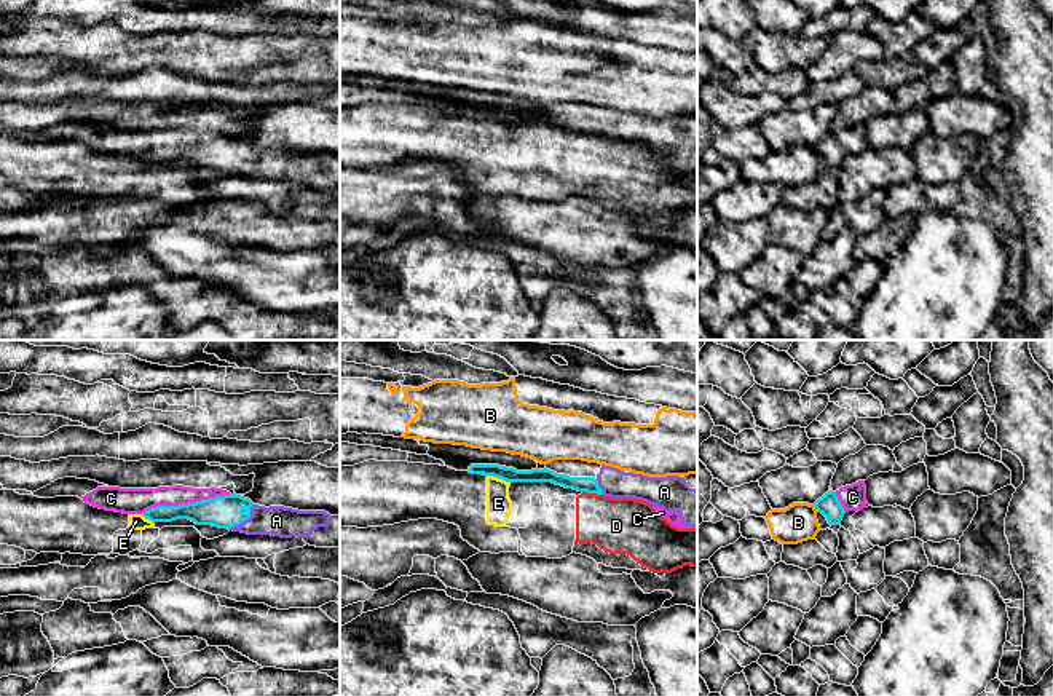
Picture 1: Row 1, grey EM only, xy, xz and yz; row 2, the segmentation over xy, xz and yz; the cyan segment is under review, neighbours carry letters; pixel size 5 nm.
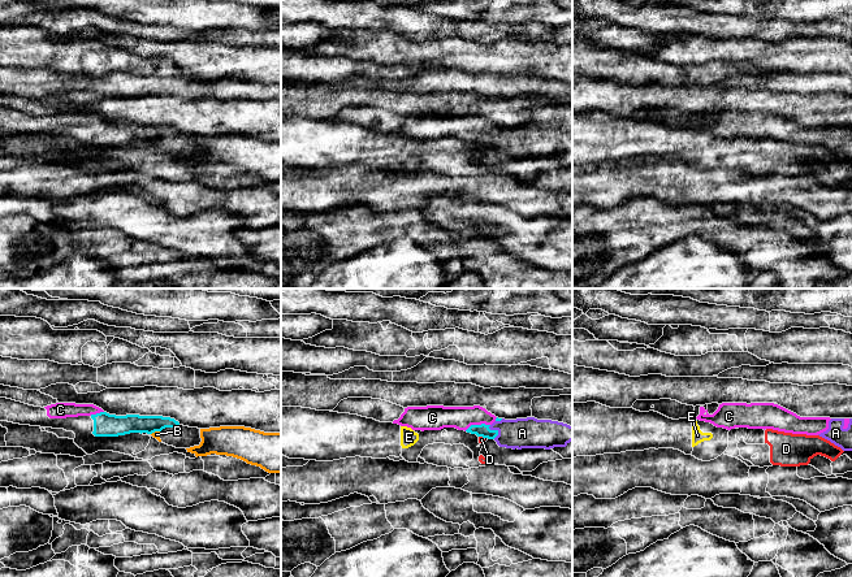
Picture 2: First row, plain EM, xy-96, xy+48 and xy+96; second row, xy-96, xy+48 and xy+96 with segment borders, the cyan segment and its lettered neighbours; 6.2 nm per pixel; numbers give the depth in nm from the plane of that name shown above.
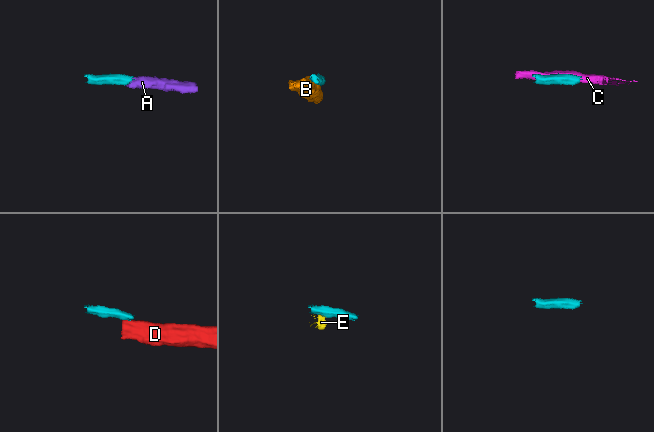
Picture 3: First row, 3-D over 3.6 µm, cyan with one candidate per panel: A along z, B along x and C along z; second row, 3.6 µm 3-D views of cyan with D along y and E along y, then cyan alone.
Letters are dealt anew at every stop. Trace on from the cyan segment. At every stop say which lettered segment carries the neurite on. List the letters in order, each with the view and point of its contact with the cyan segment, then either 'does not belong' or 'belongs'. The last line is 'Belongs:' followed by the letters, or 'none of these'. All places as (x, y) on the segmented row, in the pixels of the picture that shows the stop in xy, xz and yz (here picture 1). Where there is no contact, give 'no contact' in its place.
A: meets cyan in xy at (244, 519); belongs
B: meets cyan in yz at (816, 508); does not belong
C: meets cyan in xy at (185, 505); belongs
D: meets cyan in xz at (592, 492); does not belong
E: meets cyan in xz at (500, 478); does not belong
Belongs: A, C

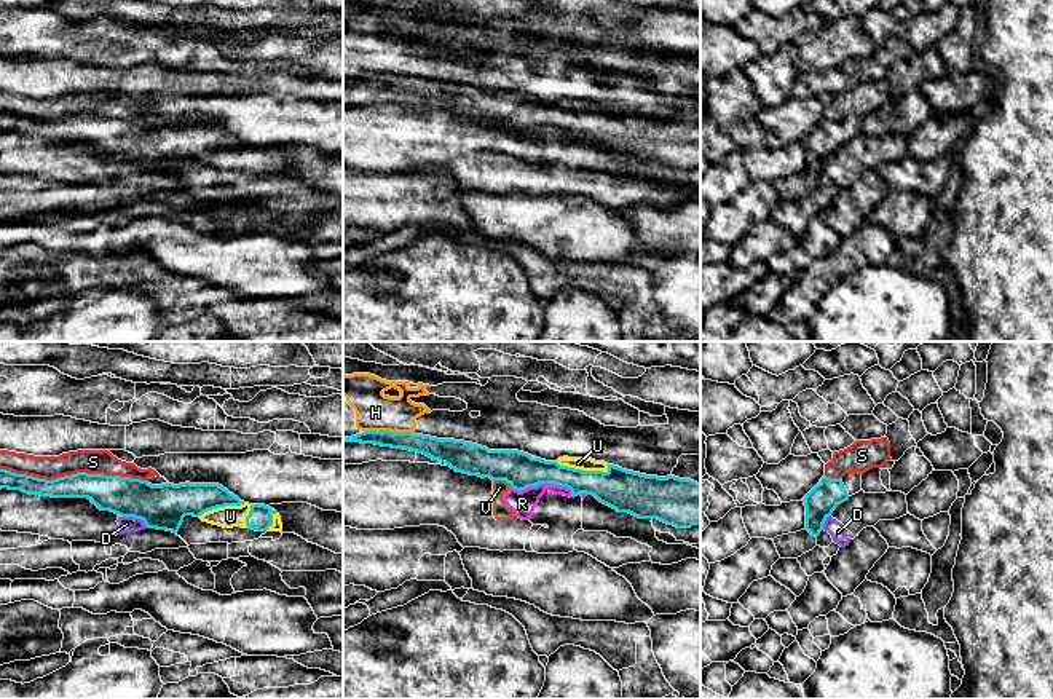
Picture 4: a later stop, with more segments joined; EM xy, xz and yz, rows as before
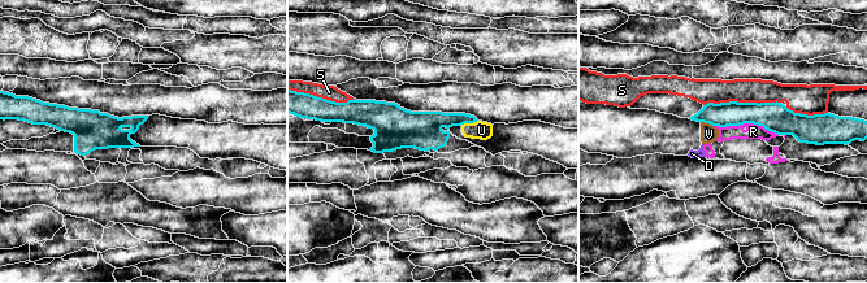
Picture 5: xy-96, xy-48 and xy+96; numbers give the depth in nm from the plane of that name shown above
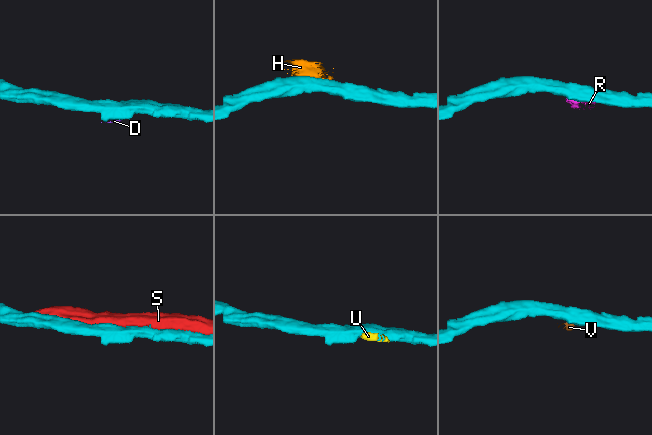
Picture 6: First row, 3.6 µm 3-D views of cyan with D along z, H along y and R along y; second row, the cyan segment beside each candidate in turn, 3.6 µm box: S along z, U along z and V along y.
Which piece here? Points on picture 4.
D: meets cyan in xy at (134, 517); does not belong
H: meets cyan in xz at (390, 431); does not belong
R: meets cyan in xz at (544, 482); does not belong
S: meets cyan in xy at (74, 474); does not belong
U: meets cyan in xz at (581, 469); belongs
V: meets cyan in xz at (503, 479); does not belong
Belongs: U

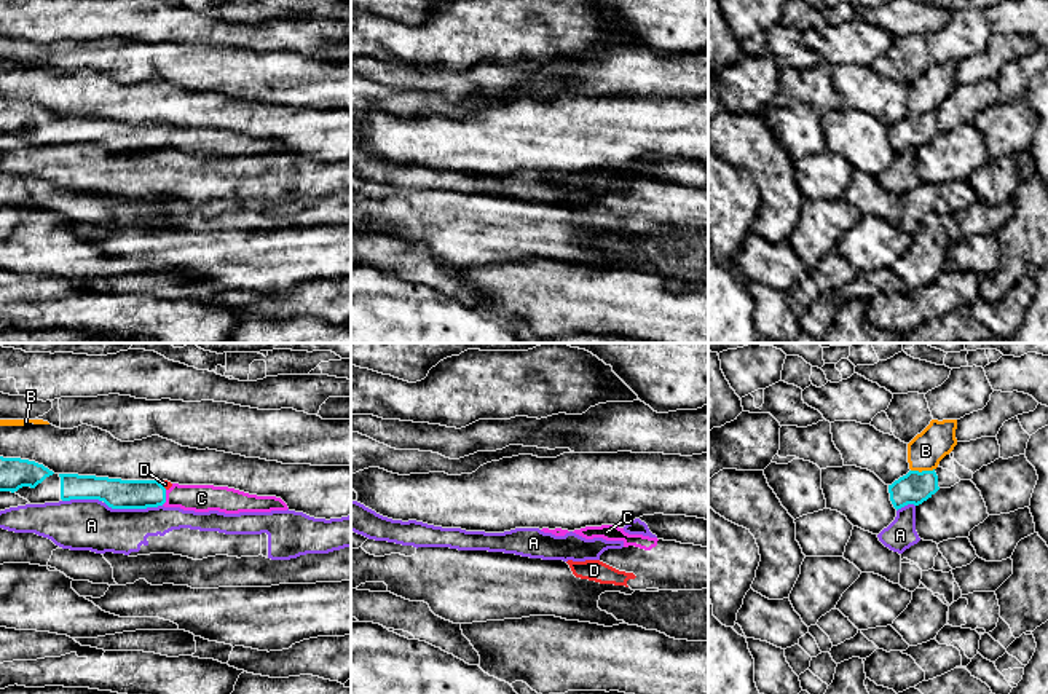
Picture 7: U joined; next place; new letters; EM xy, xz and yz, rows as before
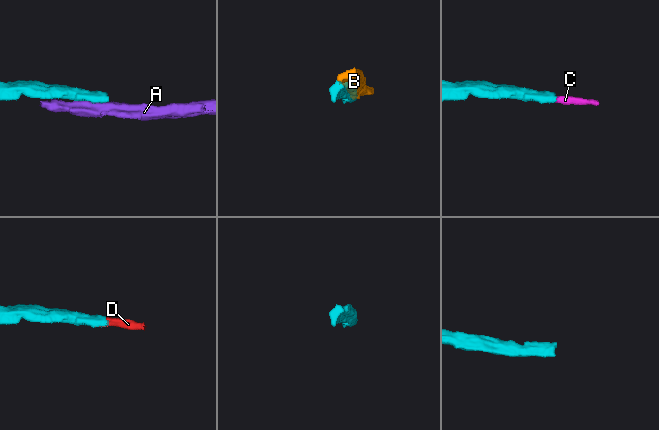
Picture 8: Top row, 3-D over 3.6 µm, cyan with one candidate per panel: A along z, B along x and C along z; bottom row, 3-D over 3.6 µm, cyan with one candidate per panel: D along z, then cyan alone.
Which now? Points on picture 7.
A: meets cyan in xy at (133, 508); does not belong
B: meets cyan in yz at (922, 471); does not belong
C: meets cyan in xy at (165, 498); belongs
D: meets cyan in xy at (161, 485); belongs
Belongs: C, D

